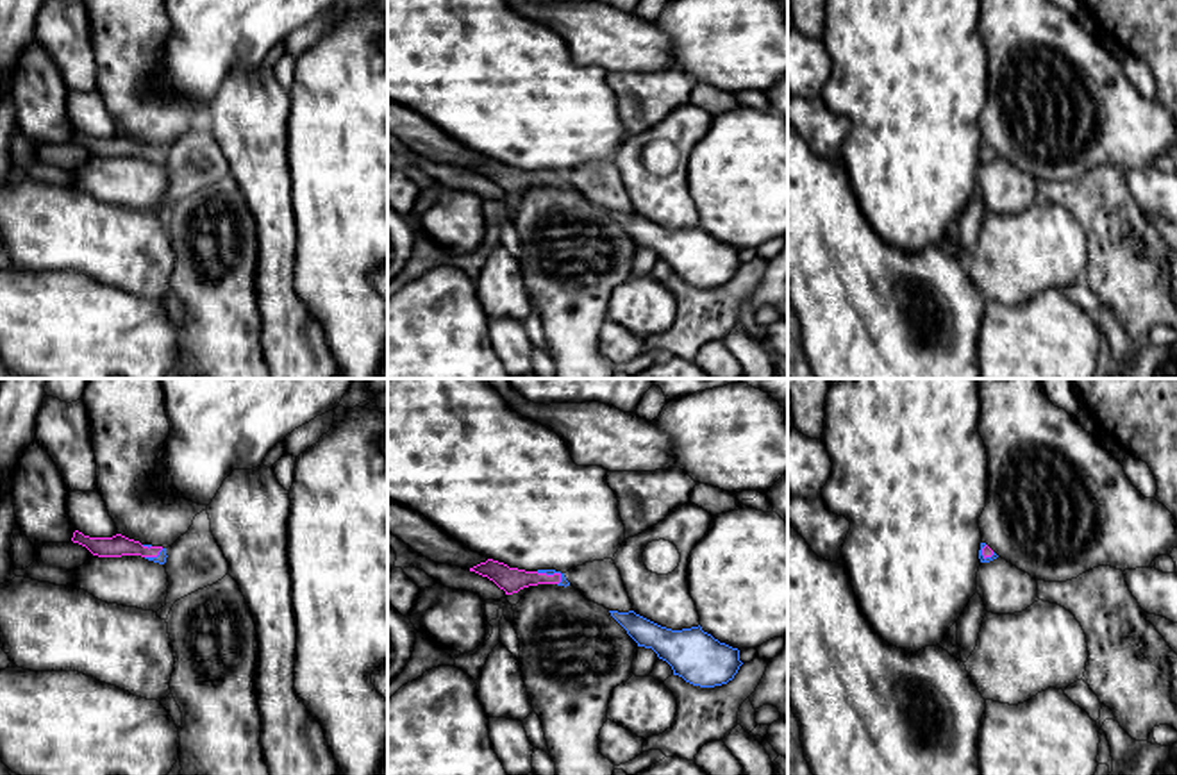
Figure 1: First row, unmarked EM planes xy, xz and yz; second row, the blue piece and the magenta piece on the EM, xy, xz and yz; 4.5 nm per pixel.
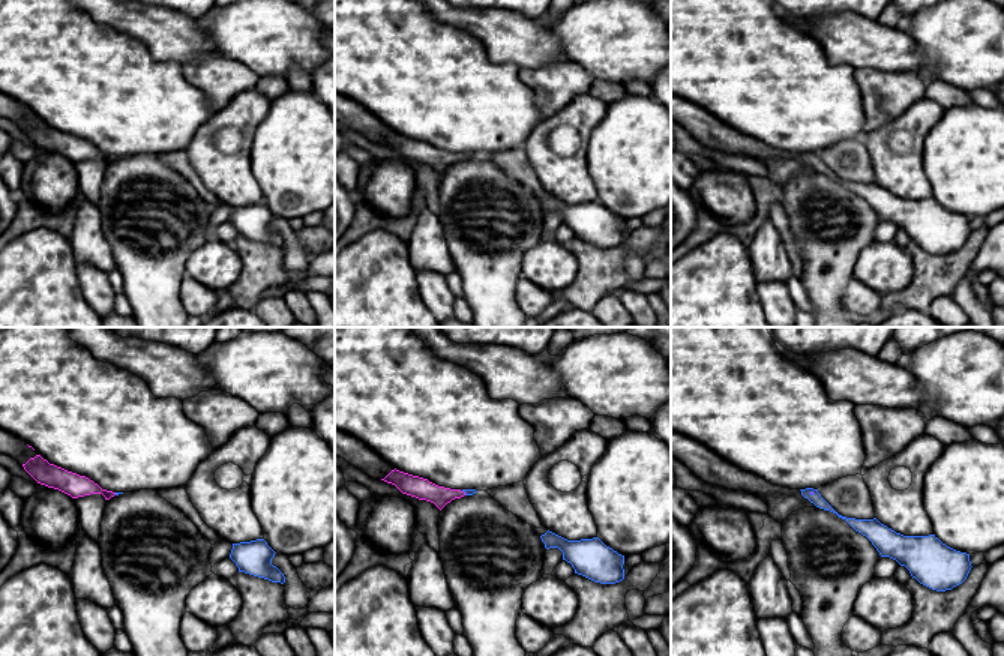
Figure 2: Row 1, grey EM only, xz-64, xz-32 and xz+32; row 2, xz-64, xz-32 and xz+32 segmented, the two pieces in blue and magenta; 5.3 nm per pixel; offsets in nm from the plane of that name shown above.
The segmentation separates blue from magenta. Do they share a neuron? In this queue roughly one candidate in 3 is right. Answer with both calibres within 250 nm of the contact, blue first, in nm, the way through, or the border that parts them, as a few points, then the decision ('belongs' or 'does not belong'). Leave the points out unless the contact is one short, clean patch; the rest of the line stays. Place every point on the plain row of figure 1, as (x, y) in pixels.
40/110 nm | across xz (565, 183), (550, 174), (511, 181) | belongs

